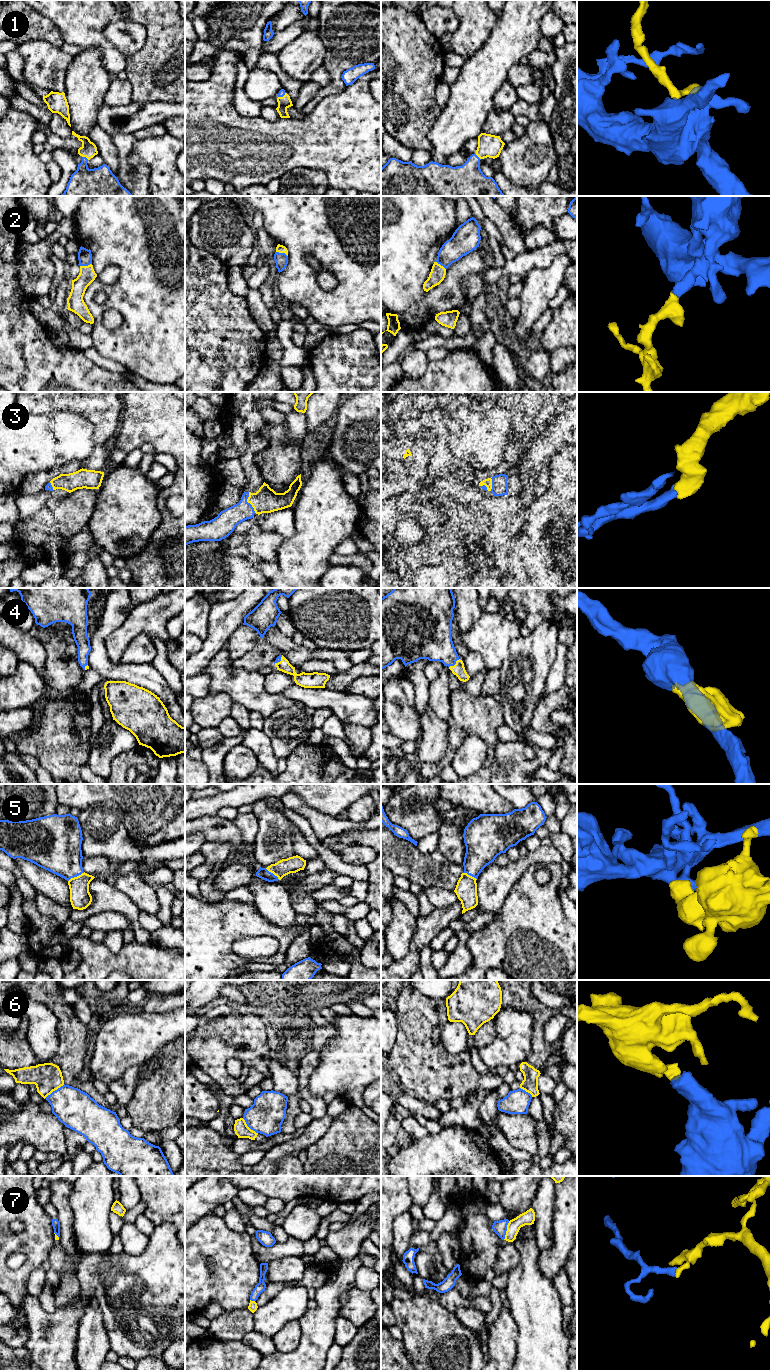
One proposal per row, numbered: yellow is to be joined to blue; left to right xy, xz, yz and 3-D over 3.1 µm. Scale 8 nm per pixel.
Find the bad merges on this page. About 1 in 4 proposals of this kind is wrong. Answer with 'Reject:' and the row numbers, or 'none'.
Reject: 6, 7

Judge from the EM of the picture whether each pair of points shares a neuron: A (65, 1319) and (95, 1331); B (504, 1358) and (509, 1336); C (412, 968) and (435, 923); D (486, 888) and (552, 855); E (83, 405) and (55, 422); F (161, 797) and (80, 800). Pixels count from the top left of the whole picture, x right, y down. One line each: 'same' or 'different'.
A: different
B: same
C: same
D: same
E: different
F: same

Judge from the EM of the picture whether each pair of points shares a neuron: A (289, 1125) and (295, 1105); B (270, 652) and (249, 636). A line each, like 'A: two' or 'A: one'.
A: one
B: two

